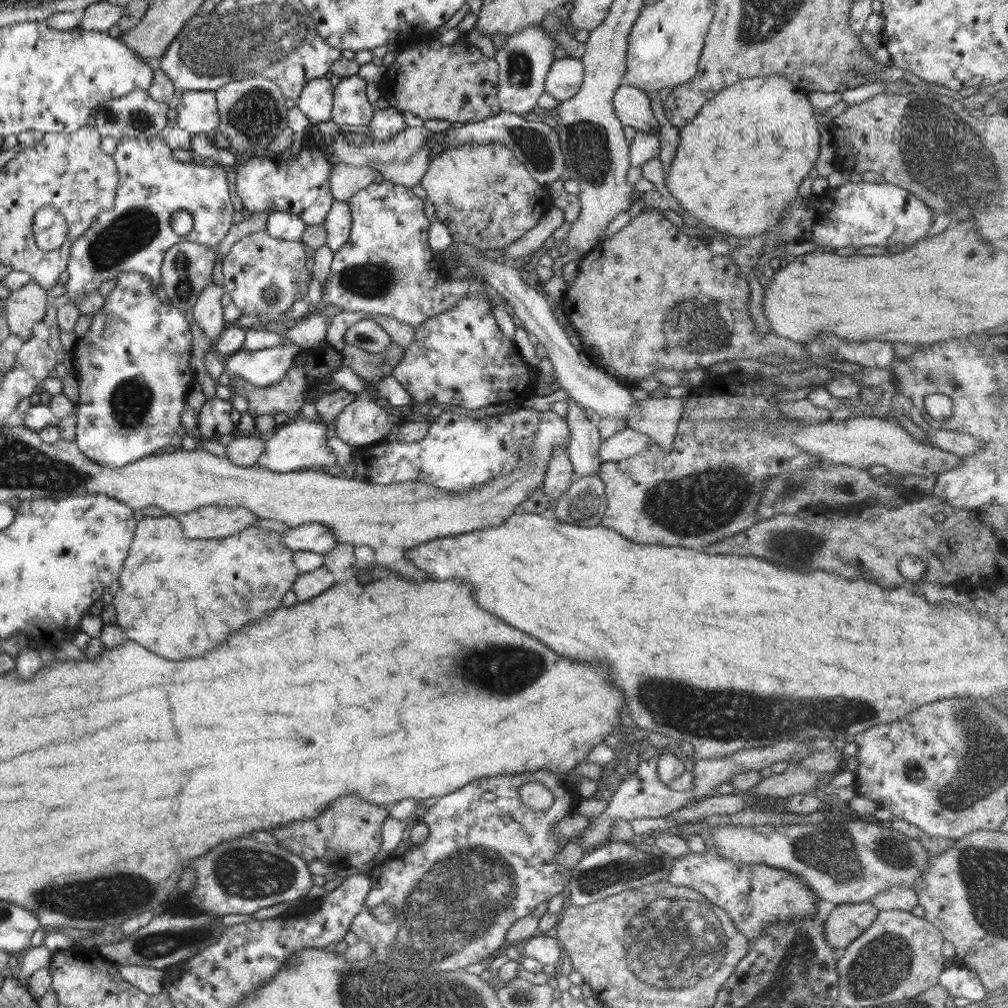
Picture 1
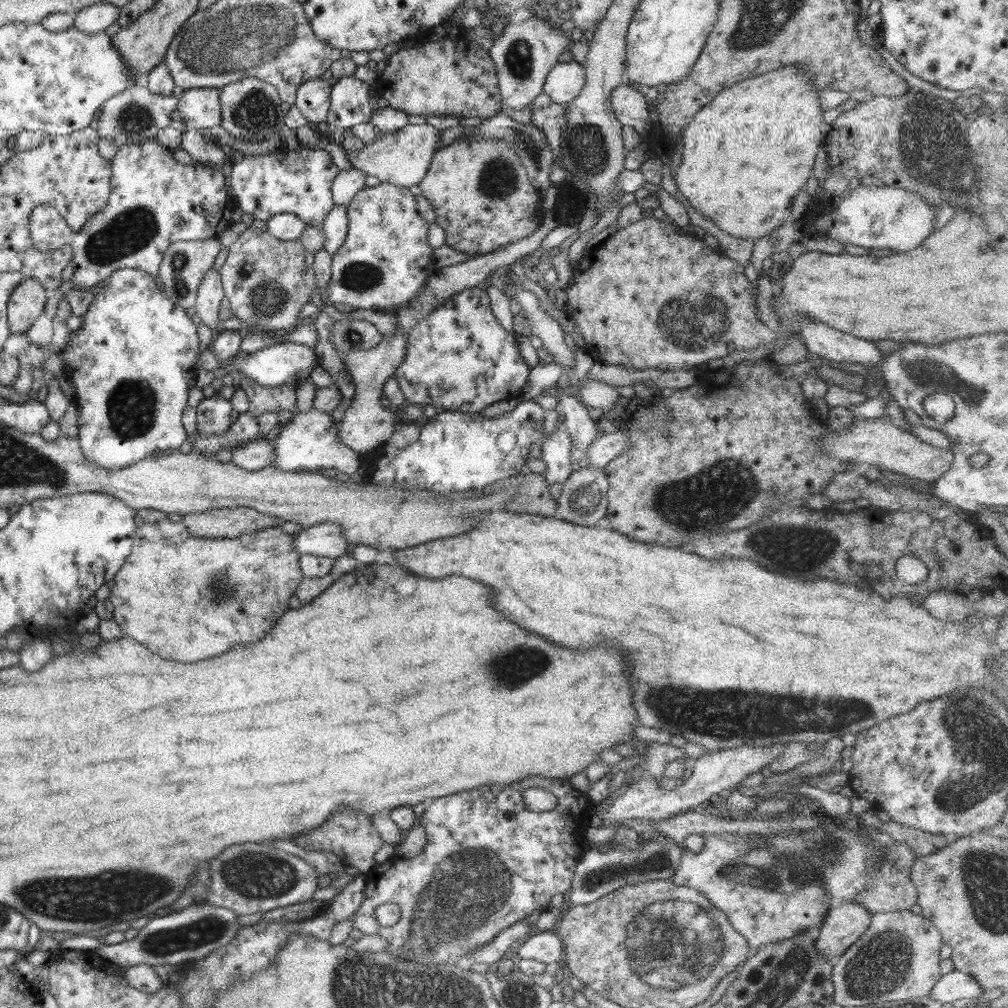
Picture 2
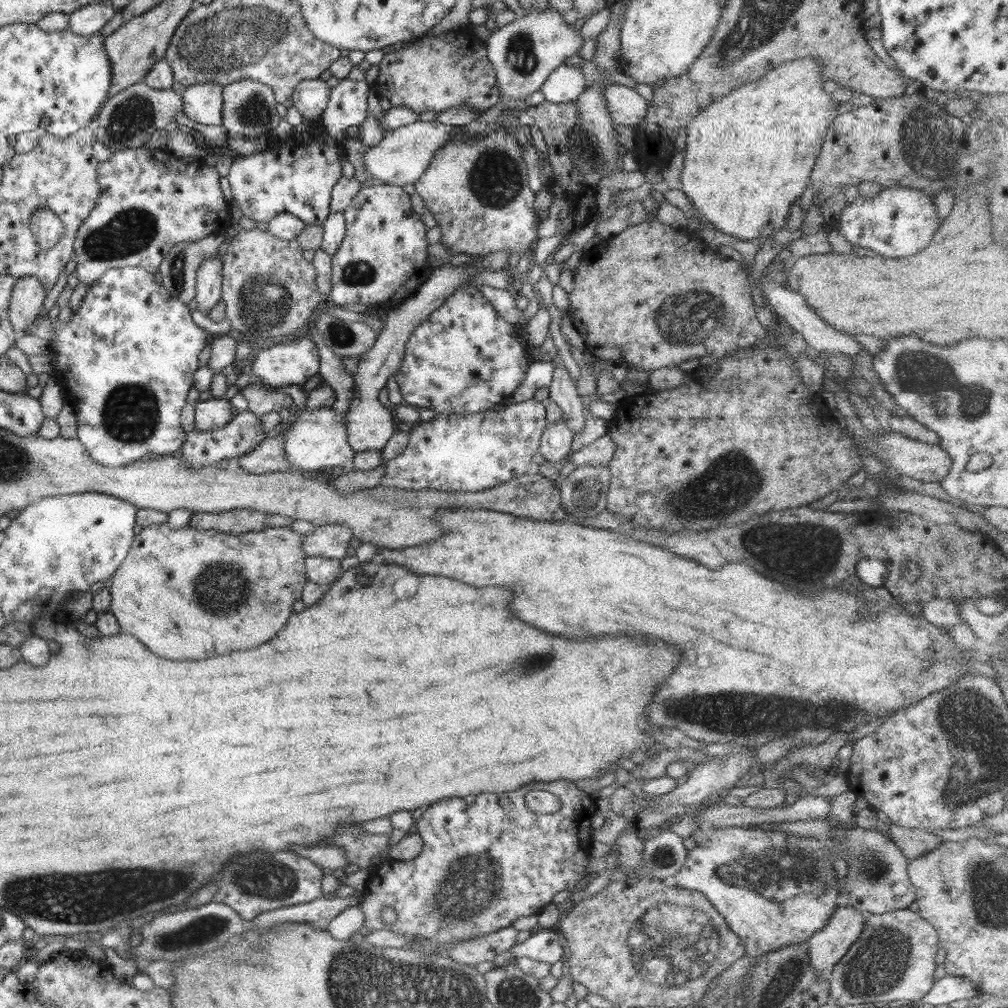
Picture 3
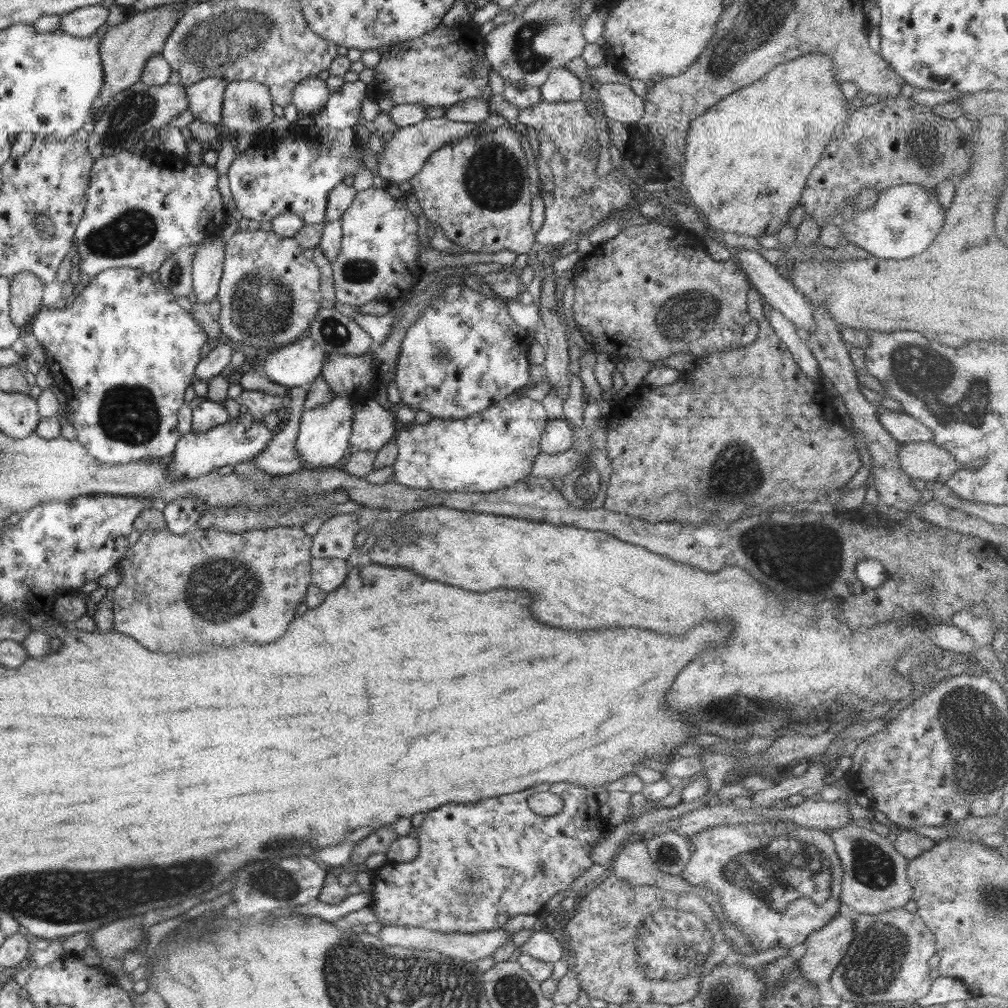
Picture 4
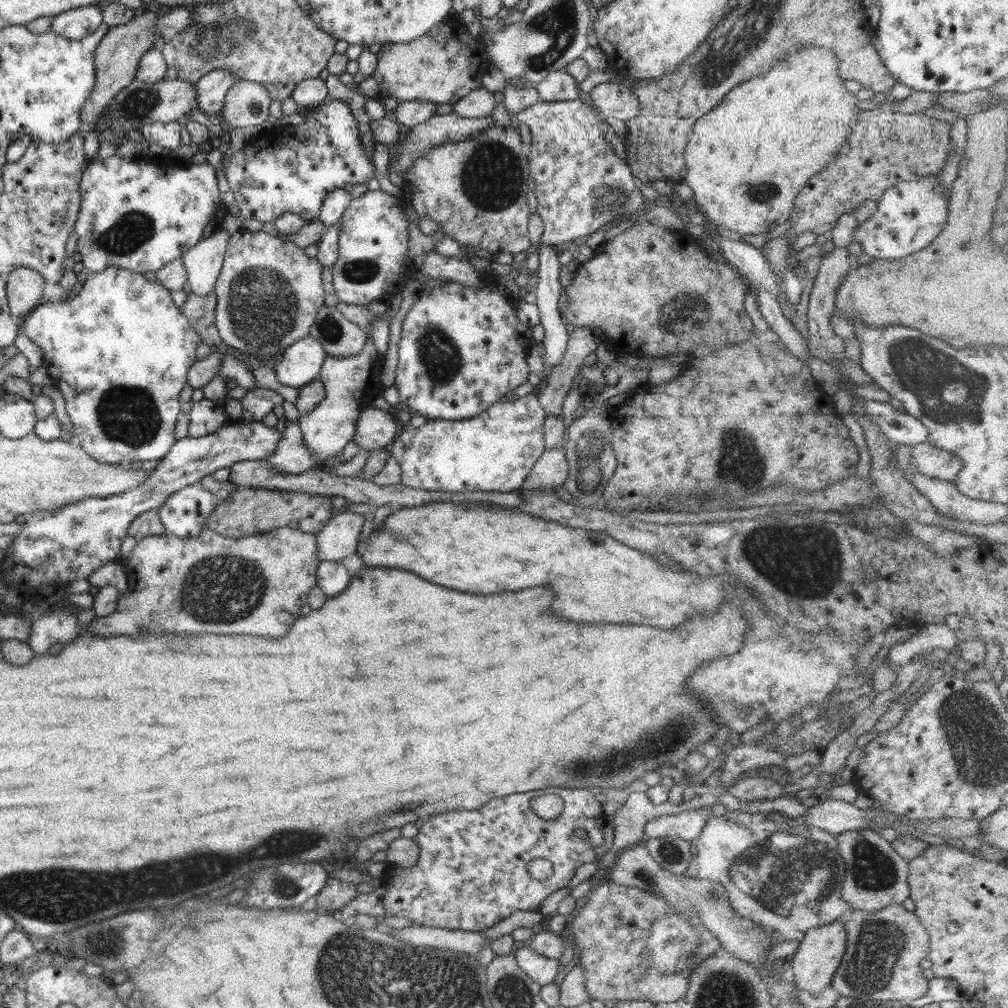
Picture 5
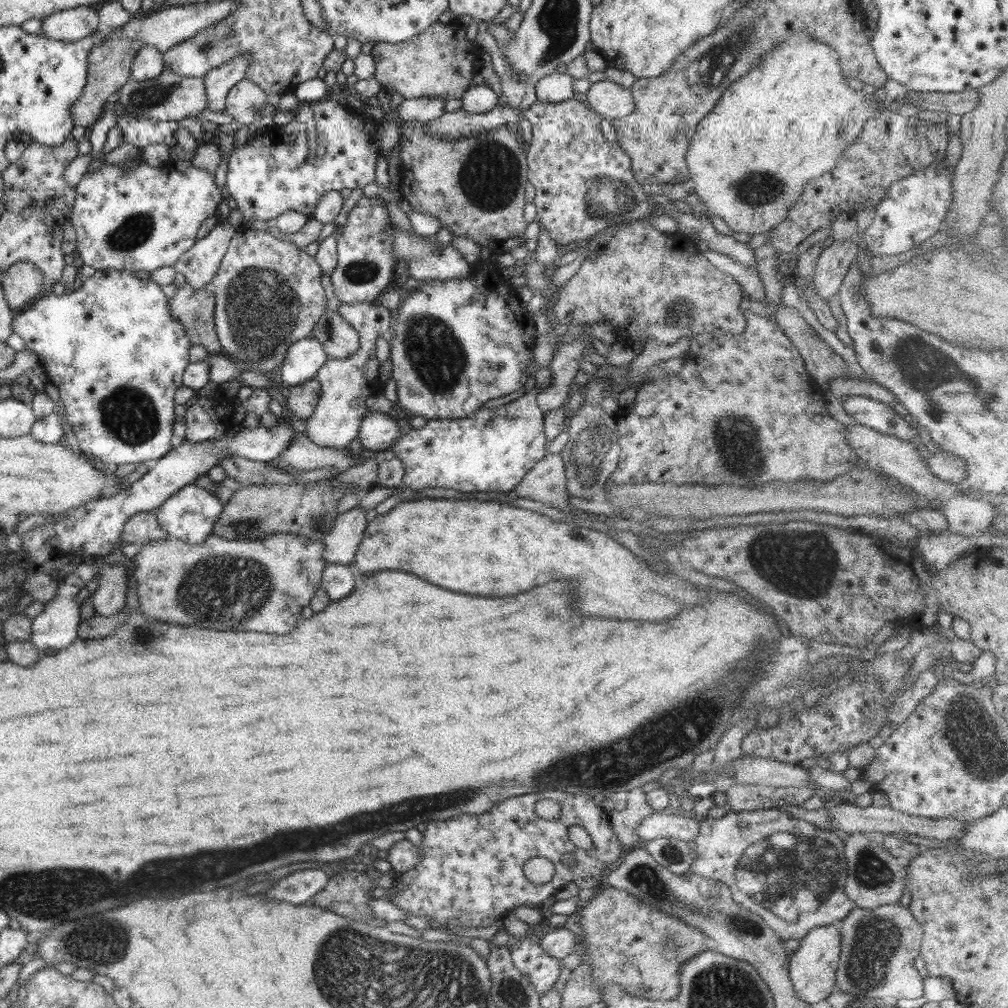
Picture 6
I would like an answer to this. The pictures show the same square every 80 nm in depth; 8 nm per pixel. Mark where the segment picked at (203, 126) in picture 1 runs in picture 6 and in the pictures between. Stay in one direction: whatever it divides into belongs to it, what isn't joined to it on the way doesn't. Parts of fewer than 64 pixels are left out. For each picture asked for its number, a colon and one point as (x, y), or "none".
2: (199, 107)
3: (203, 103)
4: (205, 97)
5: (211, 89)
6: (219, 81)

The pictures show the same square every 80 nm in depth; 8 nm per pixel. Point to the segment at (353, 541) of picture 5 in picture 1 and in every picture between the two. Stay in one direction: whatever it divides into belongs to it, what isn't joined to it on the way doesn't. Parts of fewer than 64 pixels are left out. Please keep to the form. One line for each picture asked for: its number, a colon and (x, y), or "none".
1: (312, 537)
2: (325, 539)
3: (332, 540)
4: (335, 538)

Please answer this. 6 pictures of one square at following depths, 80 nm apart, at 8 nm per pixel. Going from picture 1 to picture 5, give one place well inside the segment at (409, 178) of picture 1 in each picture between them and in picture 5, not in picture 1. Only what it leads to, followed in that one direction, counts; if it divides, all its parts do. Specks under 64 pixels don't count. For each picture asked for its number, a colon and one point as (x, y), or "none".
2: (402, 158)
3: (401, 157)
4: (403, 156)
5: (448, 128)

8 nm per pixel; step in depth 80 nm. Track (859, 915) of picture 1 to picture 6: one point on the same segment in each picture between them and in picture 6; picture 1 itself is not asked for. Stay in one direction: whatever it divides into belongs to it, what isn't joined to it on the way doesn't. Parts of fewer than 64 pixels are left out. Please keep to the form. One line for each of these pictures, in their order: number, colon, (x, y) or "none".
2: (843, 925)
3: (826, 947)
4: (825, 948)
5: (821, 950)
6: (812, 967)

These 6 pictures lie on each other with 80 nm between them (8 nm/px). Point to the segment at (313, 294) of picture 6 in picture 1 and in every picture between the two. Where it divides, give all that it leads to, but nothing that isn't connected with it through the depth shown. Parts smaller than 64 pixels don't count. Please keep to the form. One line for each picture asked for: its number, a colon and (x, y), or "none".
1: (264, 276)
2: (266, 281)
3: (269, 290)
4: (269, 294)
5: (269, 292)

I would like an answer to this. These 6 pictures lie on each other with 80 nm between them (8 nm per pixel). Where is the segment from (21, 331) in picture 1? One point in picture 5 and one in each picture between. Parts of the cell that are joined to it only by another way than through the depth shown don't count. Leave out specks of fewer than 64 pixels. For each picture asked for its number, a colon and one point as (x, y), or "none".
2: (26, 302)
3: (27, 298)
4: (26, 288)
5: (24, 286)

